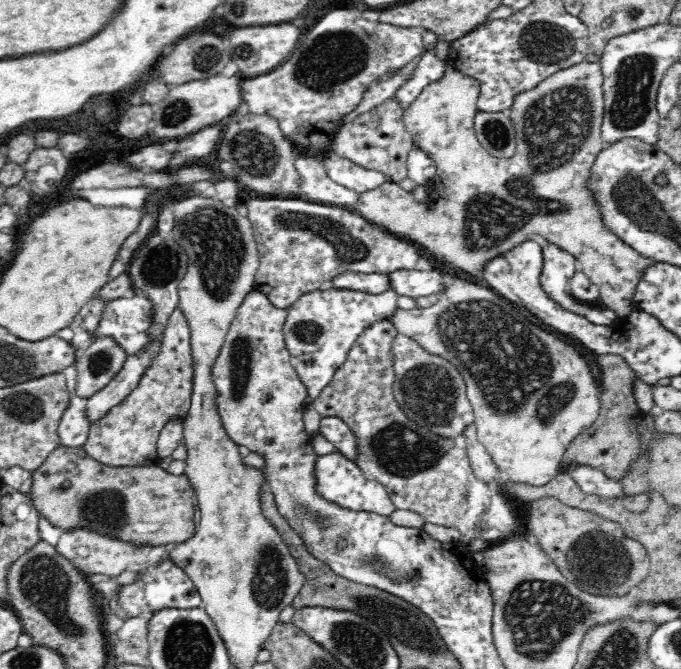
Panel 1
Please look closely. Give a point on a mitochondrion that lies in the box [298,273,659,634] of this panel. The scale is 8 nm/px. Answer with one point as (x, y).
(508, 364)

